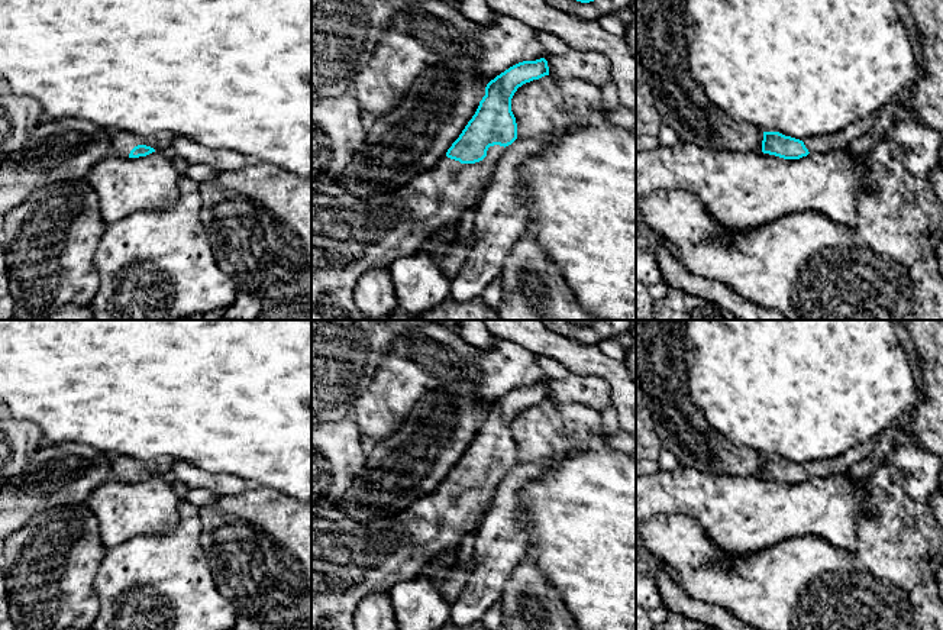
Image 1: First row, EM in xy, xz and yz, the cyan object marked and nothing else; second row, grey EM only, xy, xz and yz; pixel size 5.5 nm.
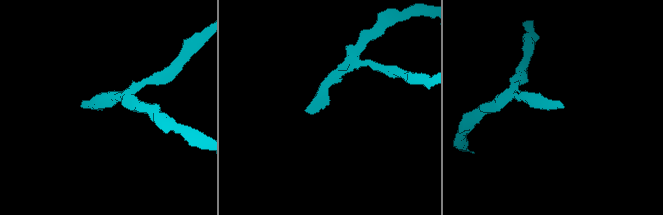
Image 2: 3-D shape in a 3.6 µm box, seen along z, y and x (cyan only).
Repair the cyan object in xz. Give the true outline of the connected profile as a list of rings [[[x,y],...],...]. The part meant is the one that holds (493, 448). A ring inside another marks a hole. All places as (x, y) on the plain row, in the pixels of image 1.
[[[540,382],[519,387],[491,404],[475,439],[446,479],[433,492],[416,500],[407,510],[371,521],[355,521],[348,517],[342,520],[311,518],[311,630],[356,630],[353,614],[362,598],[374,592],[388,592],[401,581],[417,579],[430,560],[458,549],[464,539],[478,529],[504,472],[517,463],[517,448],[511,436],[514,417],[523,408],[545,400],[549,400],[549,391],[548,385]]]

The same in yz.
[[[878,439],[849,449],[827,459],[805,461],[802,465],[785,461],[779,456],[763,456],[762,476],[784,484],[800,484],[808,478],[833,478],[844,475],[852,466],[866,459]]]

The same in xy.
[[[112,456],[112,476],[129,482],[146,481],[155,475],[162,476],[171,472],[174,463],[175,459],[171,456],[161,456],[149,462],[135,461],[127,456]]]

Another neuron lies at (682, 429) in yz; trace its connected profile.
[[[636,320],[636,371],[662,448],[674,453],[681,465],[700,472],[759,478],[763,456],[750,448],[733,445],[717,432],[690,395],[684,359],[685,326],[687,320]]]

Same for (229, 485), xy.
[[[175,461],[171,472],[177,484],[190,488],[204,488],[219,497],[225,495],[232,500],[239,500],[246,490],[253,488],[251,482],[240,476],[232,474],[211,474],[181,461]]]

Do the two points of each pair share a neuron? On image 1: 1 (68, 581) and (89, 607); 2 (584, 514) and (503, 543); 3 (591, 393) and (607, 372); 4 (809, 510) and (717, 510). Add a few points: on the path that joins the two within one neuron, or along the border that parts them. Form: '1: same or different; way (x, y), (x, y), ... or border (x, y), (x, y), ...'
1: same; way (68, 587), (83, 601)
2: different; border (519, 501), (519, 510), (526, 520), (529, 548)
3: different; border (571, 372), (600, 377), (609, 387), (612, 404)
4: same; way (785, 510), (740, 510)

